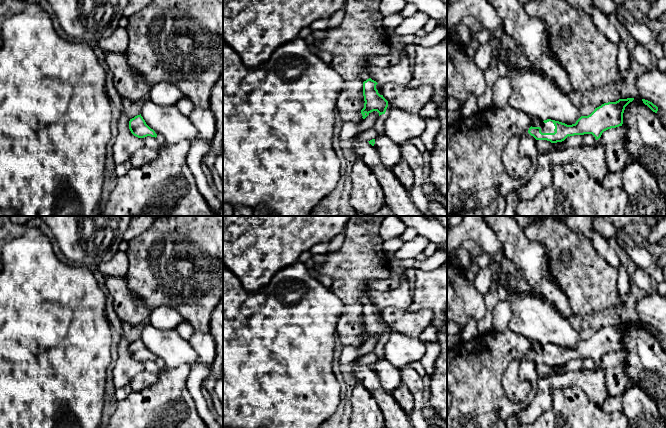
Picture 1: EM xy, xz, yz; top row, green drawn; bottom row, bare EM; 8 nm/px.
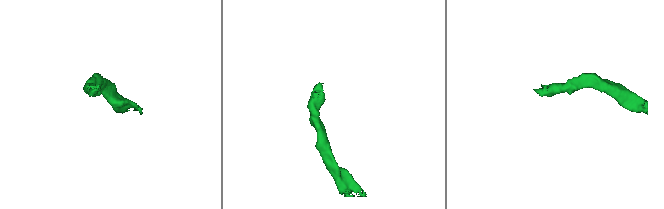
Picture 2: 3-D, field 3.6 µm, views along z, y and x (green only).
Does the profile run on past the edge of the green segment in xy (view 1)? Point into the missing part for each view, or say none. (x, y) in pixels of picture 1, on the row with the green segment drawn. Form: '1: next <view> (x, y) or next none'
1: next none

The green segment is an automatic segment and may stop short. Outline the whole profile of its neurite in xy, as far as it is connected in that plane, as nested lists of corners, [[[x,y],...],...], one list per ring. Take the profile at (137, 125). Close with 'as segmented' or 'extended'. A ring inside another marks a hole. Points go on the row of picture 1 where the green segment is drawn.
[[[141,114],[130,119],[129,129],[131,133],[138,138],[144,138],[147,136],[151,136],[155,138],[157,137],[155,131],[146,124]]]; as segmented

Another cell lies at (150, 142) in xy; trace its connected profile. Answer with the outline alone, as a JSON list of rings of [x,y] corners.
[[[147,136],[144,137],[145,146],[152,150],[159,151],[160,142],[155,137]]]

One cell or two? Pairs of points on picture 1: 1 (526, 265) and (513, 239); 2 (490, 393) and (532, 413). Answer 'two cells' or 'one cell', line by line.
1: one cell
2: two cells

